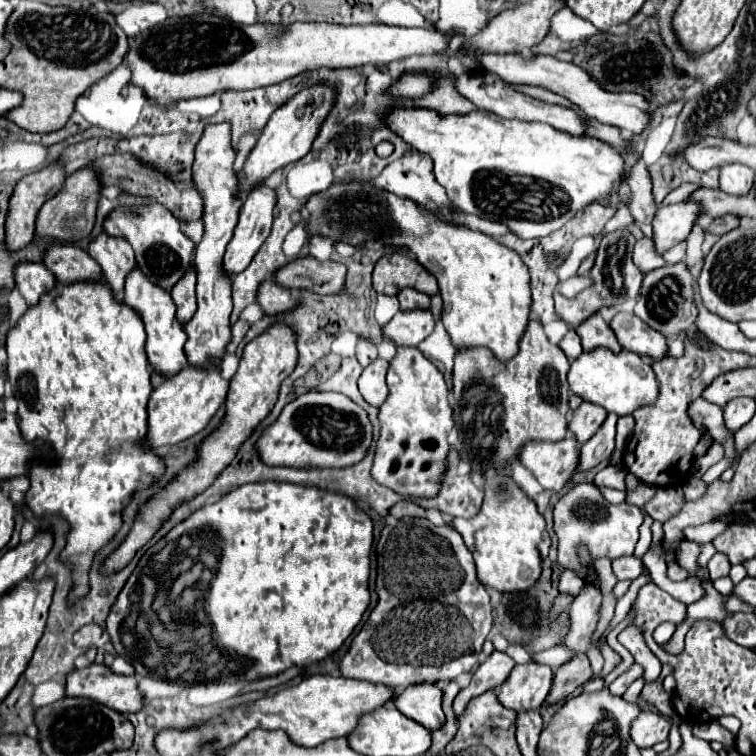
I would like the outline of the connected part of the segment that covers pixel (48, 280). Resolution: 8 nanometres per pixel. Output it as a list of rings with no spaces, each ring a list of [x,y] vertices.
[[[21,262],[15,270],[15,288],[21,292],[29,306],[37,304],[43,294],[55,290],[57,280],[43,264]]]

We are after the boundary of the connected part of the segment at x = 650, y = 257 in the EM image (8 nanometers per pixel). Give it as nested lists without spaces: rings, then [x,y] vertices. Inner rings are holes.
[[[637,240],[633,246],[633,264],[643,272],[651,272],[653,268],[661,268],[665,264],[665,260],[653,250],[653,242],[651,240]]]

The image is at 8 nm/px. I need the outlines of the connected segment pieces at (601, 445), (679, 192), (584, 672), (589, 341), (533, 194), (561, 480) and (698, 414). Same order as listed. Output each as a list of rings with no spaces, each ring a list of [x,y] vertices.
[[[609,414],[605,418],[603,426],[597,430],[597,434],[581,446],[581,470],[597,466],[599,462],[607,460],[613,454],[613,448],[615,448],[615,422],[617,422],[617,414]]]
[[[682,184],[679,188],[670,192],[667,197],[665,197],[664,200],[659,205],[657,205],[657,209],[665,205],[674,204],[686,200],[687,196],[689,196],[691,192],[697,190],[697,188],[700,188],[700,186],[697,184]]]
[[[585,654],[573,656],[567,664],[563,664],[557,670],[547,702],[559,702],[559,700],[567,698],[569,694],[575,692],[577,686],[589,682],[591,678],[593,678],[593,670],[591,670],[589,658]]]
[[[599,312],[589,316],[585,322],[581,322],[575,328],[575,332],[579,334],[585,352],[589,352],[589,350],[593,350],[597,346],[605,346],[605,348],[611,348],[611,350],[621,350],[609,322],[605,322]]]
[[[393,110],[385,120],[407,144],[433,158],[433,174],[447,190],[455,208],[485,220],[495,220],[511,230],[511,234],[527,240],[541,238],[559,230],[567,220],[583,212],[585,206],[609,200],[623,180],[629,178],[621,152],[593,138],[573,138],[549,124],[517,122],[499,118],[493,112],[479,110],[467,116],[439,116],[431,110]]]
[[[573,436],[561,442],[525,444],[519,462],[529,468],[545,490],[559,492],[579,468],[579,444]]]
[[[697,398],[689,404],[687,408],[689,418],[693,420],[693,424],[697,426],[697,430],[701,432],[709,432],[715,440],[725,444],[725,456],[733,456],[733,436],[727,434],[725,426],[723,426],[723,412],[719,406],[713,406],[709,402],[705,402],[703,398]]]

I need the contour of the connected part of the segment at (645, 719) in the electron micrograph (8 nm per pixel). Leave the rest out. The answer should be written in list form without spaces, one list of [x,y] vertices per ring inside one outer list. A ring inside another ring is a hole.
[[[641,712],[631,724],[631,738],[639,748],[651,748],[657,742],[667,740],[671,724],[665,716],[655,712]]]

